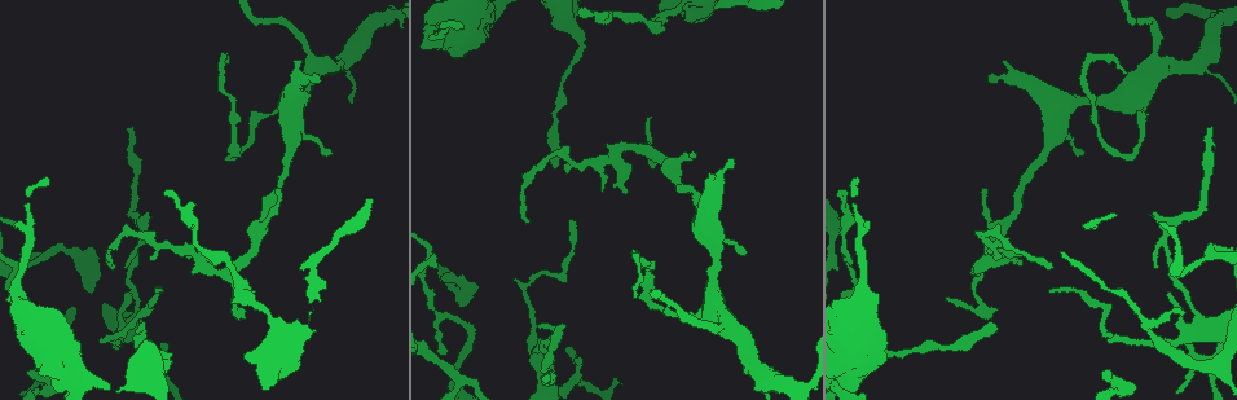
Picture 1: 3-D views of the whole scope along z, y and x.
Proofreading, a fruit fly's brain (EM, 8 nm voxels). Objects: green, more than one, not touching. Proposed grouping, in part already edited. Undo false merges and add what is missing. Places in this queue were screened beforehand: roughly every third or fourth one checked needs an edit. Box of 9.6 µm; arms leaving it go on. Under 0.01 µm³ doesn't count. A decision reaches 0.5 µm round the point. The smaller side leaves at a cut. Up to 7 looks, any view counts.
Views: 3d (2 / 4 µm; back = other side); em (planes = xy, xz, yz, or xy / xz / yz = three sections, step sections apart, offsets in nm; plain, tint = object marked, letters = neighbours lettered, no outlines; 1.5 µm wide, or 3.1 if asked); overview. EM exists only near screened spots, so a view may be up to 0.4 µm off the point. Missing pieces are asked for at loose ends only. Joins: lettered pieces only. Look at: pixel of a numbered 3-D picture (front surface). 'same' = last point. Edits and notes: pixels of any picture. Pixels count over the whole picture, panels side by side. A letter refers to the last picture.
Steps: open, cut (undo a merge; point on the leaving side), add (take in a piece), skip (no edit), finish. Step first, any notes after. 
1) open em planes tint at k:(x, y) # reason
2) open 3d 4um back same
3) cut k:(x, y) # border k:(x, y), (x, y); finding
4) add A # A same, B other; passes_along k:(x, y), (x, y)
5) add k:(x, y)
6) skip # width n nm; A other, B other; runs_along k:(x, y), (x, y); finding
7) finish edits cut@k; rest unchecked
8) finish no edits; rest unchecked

open em yz step 8 letters at 1:(129, 129) # long arm stops here

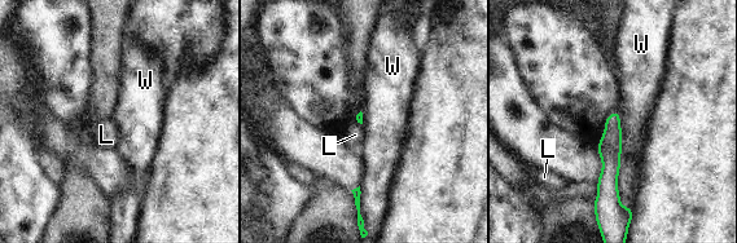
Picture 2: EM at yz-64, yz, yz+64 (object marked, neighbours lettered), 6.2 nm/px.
open em planes letters same # cut it another way

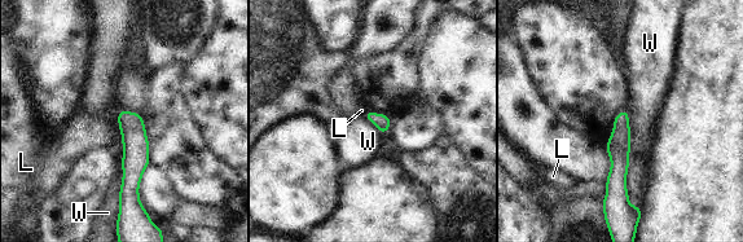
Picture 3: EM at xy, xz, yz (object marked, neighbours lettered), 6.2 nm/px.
skip # L other, W other; border 3:(627, 109), (627, 196), (636, 207); no lettered piece goes on from it

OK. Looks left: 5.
open em planes letters at 1:(1051, 266) # tapers out

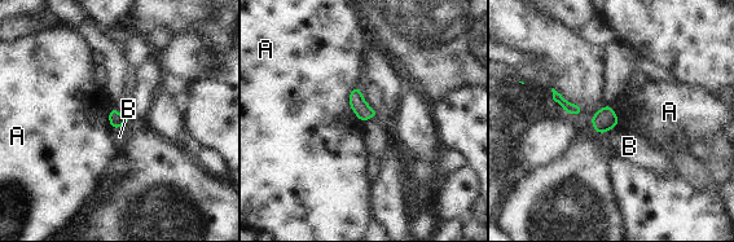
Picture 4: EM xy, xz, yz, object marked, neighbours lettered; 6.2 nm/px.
skip # A other, B other; border 4:(357, 84), (348, 105), (361, 122); no lettered piece goes on from it

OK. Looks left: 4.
open 3d 2um at 1:(980, 303) # abrupt turn

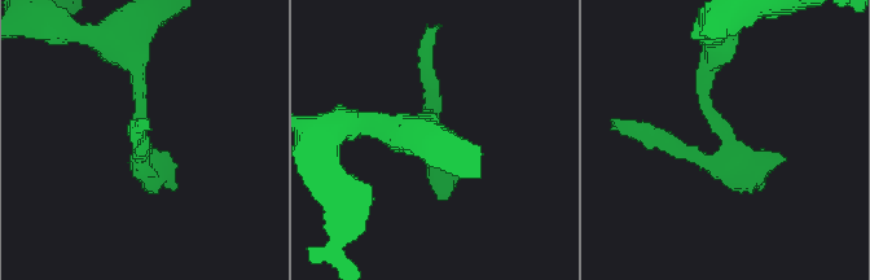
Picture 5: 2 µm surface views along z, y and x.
open em yz step 4 letters at 5:(141, 146)

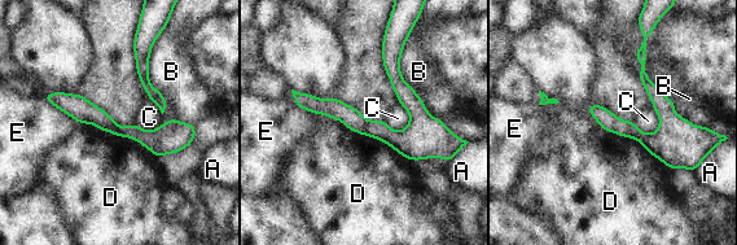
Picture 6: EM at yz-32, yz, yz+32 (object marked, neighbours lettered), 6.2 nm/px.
skip # A other, B other, C other, D other, E other; all the same neuron

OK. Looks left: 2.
finish no edits; rest unchecked

